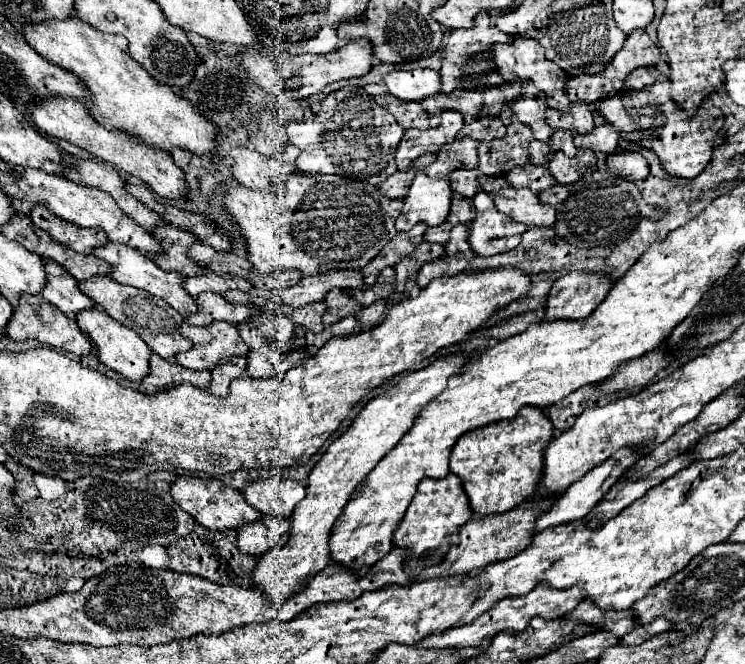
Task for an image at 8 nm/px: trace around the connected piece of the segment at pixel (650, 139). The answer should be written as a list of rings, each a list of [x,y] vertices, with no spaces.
[[[672,101],[660,105],[660,115],[664,119],[662,125],[654,125],[654,127],[648,127],[648,129],[626,131],[626,133],[622,133],[622,137],[628,139],[628,141],[636,141],[642,147],[652,149],[660,157],[662,167],[670,175],[678,175],[678,177],[686,177],[686,179],[696,177],[708,165],[708,161],[712,157],[714,135],[718,133],[718,127],[714,131],[714,127],[708,121],[700,121],[696,117],[686,115],[684,109],[676,107]]]

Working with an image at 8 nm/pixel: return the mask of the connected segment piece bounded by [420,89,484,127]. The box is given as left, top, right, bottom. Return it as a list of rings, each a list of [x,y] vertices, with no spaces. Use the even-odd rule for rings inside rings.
[[[454,89],[452,93],[436,93],[434,97],[428,97],[426,101],[420,101],[420,105],[430,115],[430,127],[438,125],[440,113],[444,109],[454,109],[458,113],[478,115],[480,107],[484,105],[480,91],[468,91],[468,89]]]

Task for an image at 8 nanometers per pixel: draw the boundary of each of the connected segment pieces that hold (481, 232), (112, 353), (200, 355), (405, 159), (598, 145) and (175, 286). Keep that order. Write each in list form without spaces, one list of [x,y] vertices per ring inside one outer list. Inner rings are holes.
[[[492,209],[478,213],[472,223],[468,223],[470,235],[468,243],[478,255],[496,255],[514,249],[520,243],[522,233],[528,229],[522,223],[512,221],[504,213]]]
[[[86,309],[80,311],[76,315],[76,323],[80,327],[80,331],[84,335],[90,337],[90,341],[96,345],[96,355],[98,359],[108,365],[110,369],[118,371],[120,375],[124,375],[130,381],[142,381],[146,377],[146,373],[150,373],[148,369],[148,359],[150,359],[150,347],[128,327],[122,327],[118,321],[114,321],[108,313],[100,311],[100,309]]]
[[[212,321],[210,325],[182,325],[182,337],[190,339],[194,345],[188,351],[182,351],[174,361],[188,369],[210,369],[212,365],[222,363],[234,355],[246,355],[248,347],[240,339],[232,323]]]
[[[442,123],[436,129],[410,129],[404,131],[404,137],[396,149],[396,165],[398,169],[408,169],[410,161],[414,161],[416,157],[420,157],[426,151],[436,153],[440,149],[440,145],[450,143],[454,137],[446,135],[446,125]]]
[[[602,123],[598,127],[594,127],[590,133],[576,133],[574,135],[574,145],[578,149],[592,149],[592,151],[600,151],[600,153],[612,153],[618,147],[618,139],[620,133],[610,125],[610,123]]]
[[[108,243],[104,247],[96,247],[94,257],[106,261],[110,265],[110,277],[118,283],[124,283],[124,285],[132,285],[132,287],[138,287],[138,289],[144,289],[156,297],[162,297],[166,303],[170,303],[182,317],[186,313],[192,313],[196,311],[196,301],[194,297],[190,297],[184,287],[182,287],[182,281],[184,277],[180,273],[174,273],[174,271],[162,271],[154,261],[150,261],[148,257],[140,255],[138,251],[130,249],[128,245],[122,245],[122,243]]]

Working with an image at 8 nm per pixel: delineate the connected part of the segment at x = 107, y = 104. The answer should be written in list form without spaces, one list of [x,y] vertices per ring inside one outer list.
[[[78,17],[22,25],[18,31],[44,59],[74,73],[84,83],[90,93],[86,109],[100,125],[126,131],[142,139],[146,145],[160,147],[164,151],[180,147],[206,155],[216,149],[214,125],[206,121],[190,101],[150,77],[150,73],[146,73],[142,65],[128,55],[128,41],[122,35],[102,33]]]

